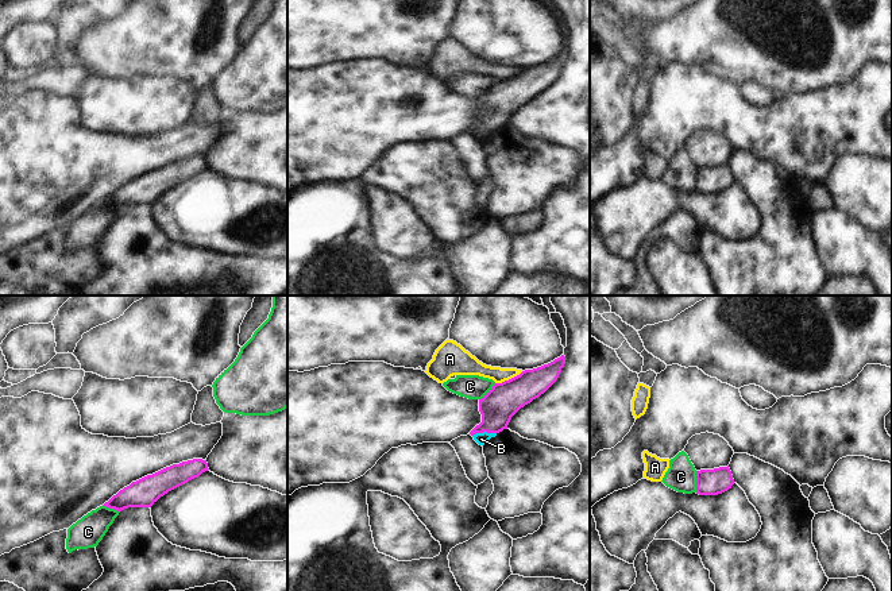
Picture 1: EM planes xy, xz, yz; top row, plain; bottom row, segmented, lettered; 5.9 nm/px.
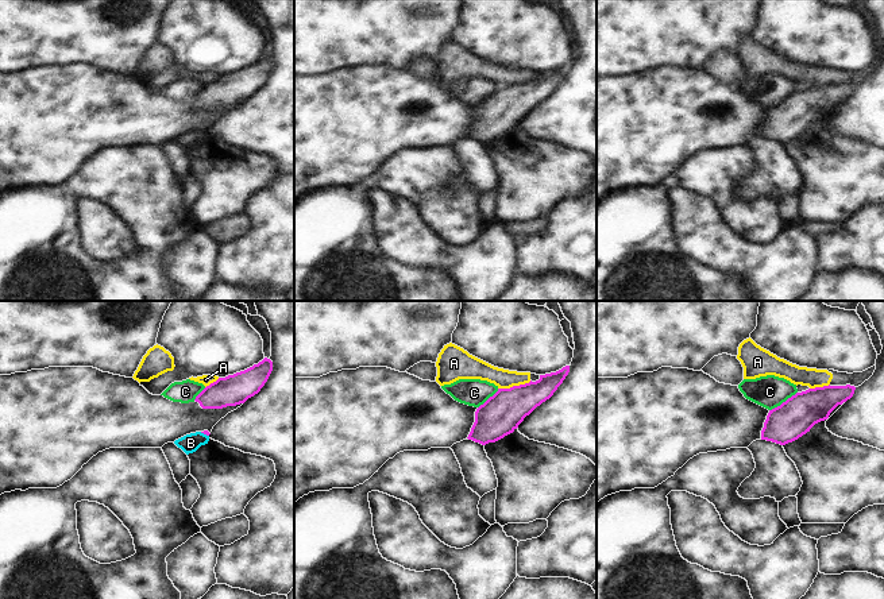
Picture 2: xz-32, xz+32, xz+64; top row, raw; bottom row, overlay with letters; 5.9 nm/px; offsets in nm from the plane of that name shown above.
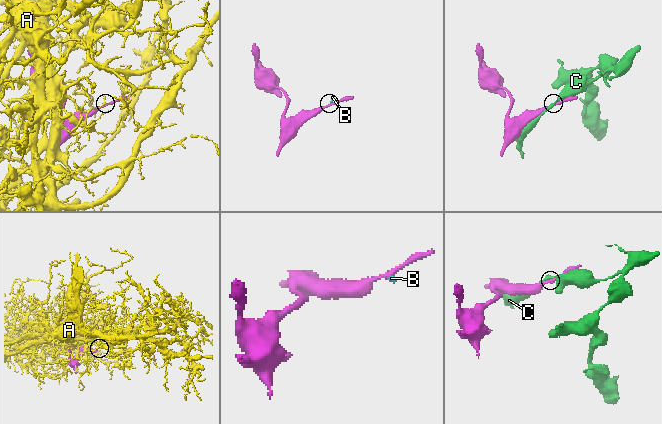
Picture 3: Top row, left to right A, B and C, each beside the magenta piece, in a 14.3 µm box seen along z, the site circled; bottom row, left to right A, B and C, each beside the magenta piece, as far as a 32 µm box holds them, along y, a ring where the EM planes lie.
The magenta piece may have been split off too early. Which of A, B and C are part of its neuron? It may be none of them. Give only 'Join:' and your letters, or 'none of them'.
Join: none of them

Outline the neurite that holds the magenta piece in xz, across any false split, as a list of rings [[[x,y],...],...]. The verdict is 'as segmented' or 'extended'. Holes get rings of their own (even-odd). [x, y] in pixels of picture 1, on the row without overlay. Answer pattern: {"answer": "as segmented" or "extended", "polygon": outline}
{"answer": "as segmented", "polygon": [[[565,54],[555,57],[533,67],[525,67],[520,73],[495,81],[493,86],[479,97],[482,120],[470,132],[499,131],[507,127],[511,115],[525,103],[544,92],[559,76],[565,62]]]}

